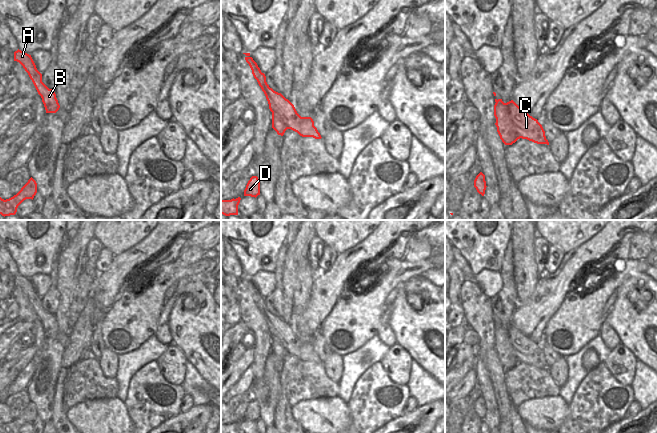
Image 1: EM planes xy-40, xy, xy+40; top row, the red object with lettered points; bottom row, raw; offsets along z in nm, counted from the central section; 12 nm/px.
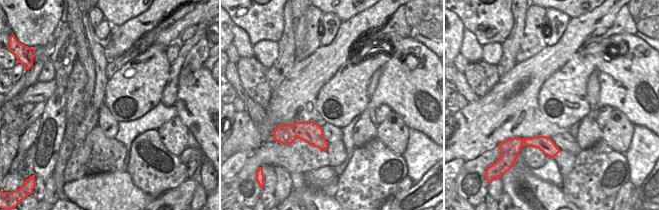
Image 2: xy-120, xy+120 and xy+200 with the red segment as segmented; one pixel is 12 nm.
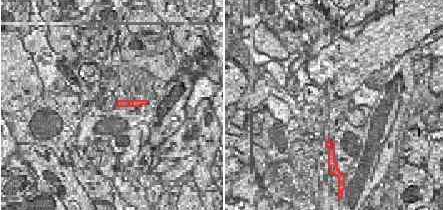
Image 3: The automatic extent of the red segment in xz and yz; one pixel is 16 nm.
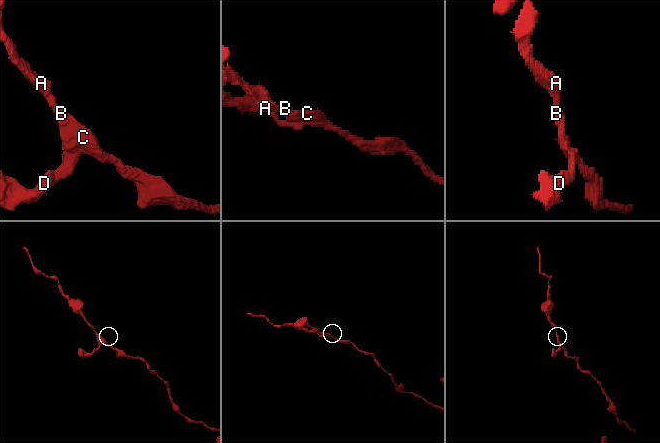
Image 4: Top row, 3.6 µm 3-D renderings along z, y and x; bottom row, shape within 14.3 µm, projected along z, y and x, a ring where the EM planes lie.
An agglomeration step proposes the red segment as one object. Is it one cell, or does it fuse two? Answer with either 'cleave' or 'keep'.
cleave

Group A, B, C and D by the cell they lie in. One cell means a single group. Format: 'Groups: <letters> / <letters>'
Groups: A B C / D

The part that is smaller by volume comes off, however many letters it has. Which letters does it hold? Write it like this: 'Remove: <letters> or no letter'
Remove: D

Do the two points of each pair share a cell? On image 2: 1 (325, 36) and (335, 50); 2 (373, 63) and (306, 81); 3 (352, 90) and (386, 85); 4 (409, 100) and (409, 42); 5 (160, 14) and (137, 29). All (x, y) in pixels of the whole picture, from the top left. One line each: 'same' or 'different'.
1: different
2: different
3: different
4: same
5: same

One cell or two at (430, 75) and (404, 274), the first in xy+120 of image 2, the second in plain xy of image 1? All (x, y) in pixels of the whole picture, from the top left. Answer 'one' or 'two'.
two

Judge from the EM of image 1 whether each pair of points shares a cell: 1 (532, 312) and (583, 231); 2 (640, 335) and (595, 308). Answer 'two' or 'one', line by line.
1: two
2: two

